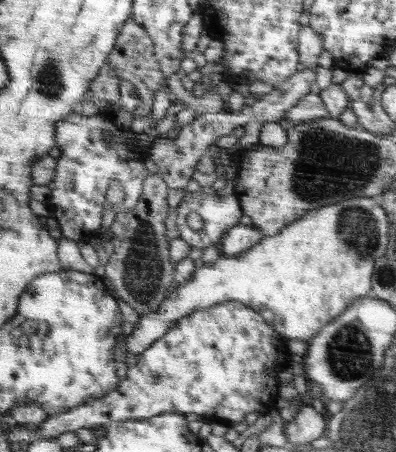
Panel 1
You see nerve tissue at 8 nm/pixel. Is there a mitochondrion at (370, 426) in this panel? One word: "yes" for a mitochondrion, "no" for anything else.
yes

